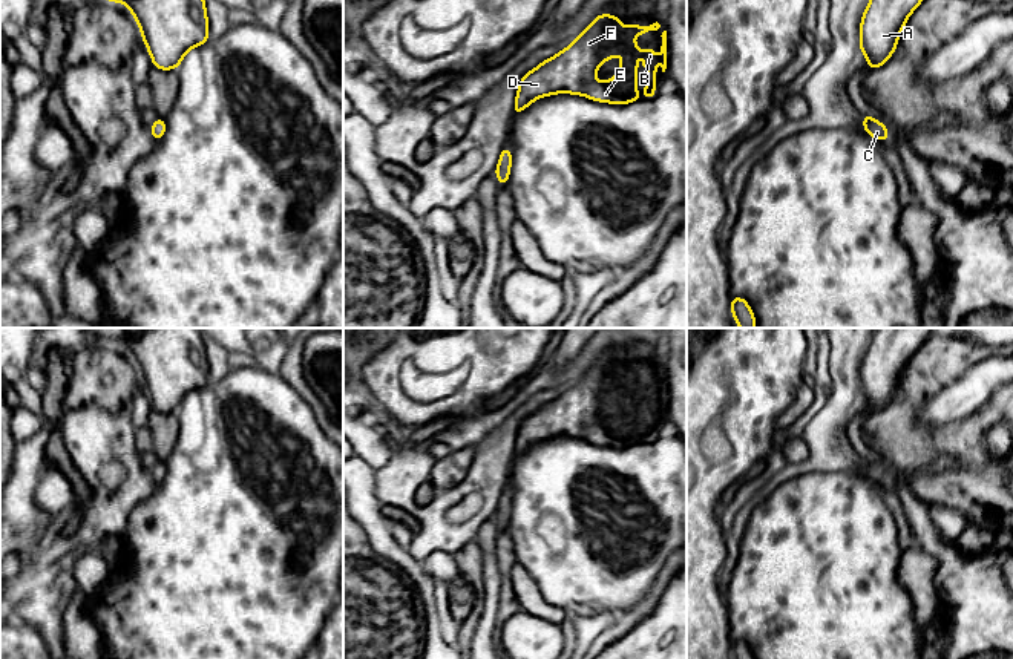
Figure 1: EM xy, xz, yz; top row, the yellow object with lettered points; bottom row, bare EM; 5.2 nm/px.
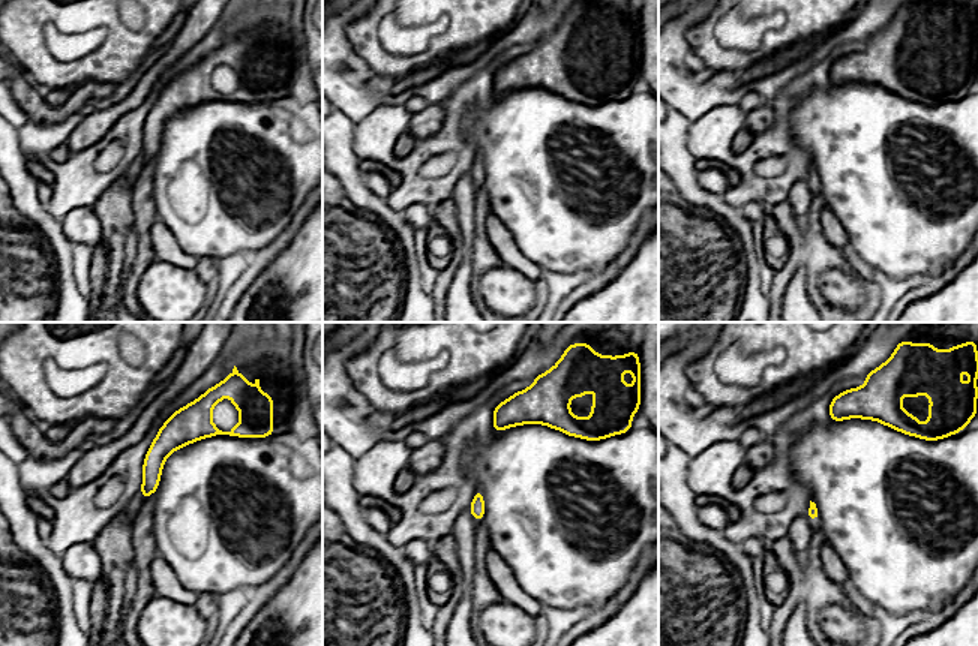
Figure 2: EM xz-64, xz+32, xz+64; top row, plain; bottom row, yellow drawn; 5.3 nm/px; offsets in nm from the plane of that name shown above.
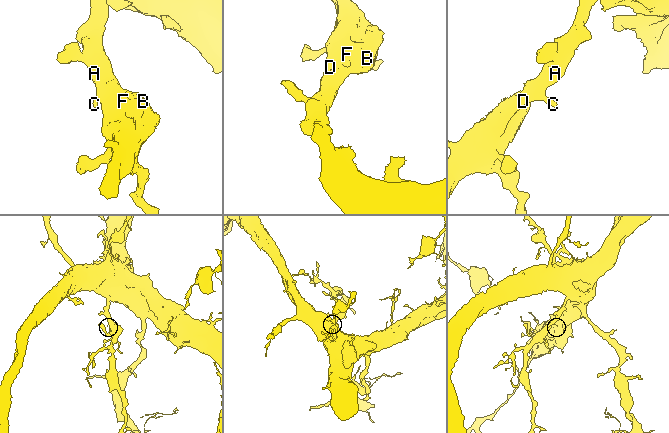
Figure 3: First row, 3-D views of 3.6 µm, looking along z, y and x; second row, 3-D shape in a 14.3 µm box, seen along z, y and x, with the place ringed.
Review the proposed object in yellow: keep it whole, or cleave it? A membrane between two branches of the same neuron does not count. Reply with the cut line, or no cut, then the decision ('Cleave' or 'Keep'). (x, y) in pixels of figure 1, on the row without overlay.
No split. Keep

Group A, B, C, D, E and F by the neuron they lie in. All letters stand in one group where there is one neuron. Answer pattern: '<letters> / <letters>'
A B C D E F

